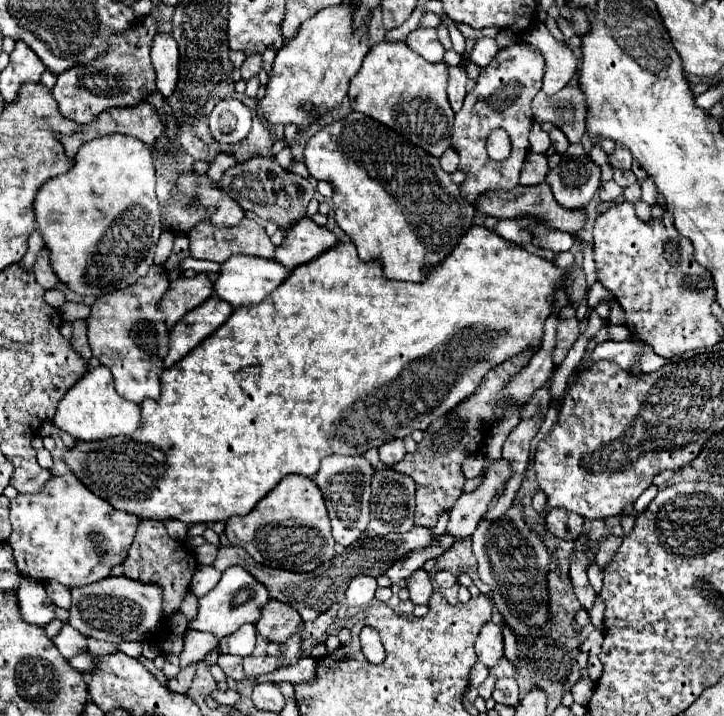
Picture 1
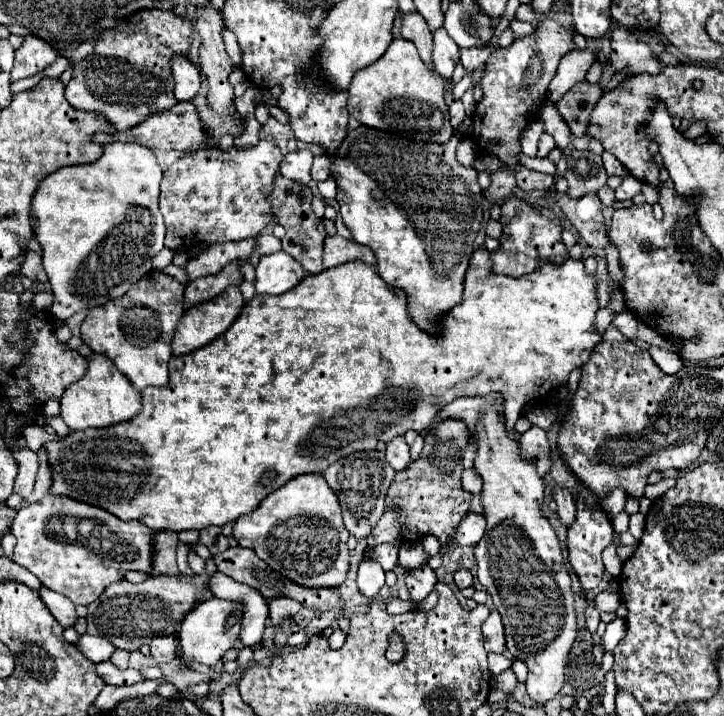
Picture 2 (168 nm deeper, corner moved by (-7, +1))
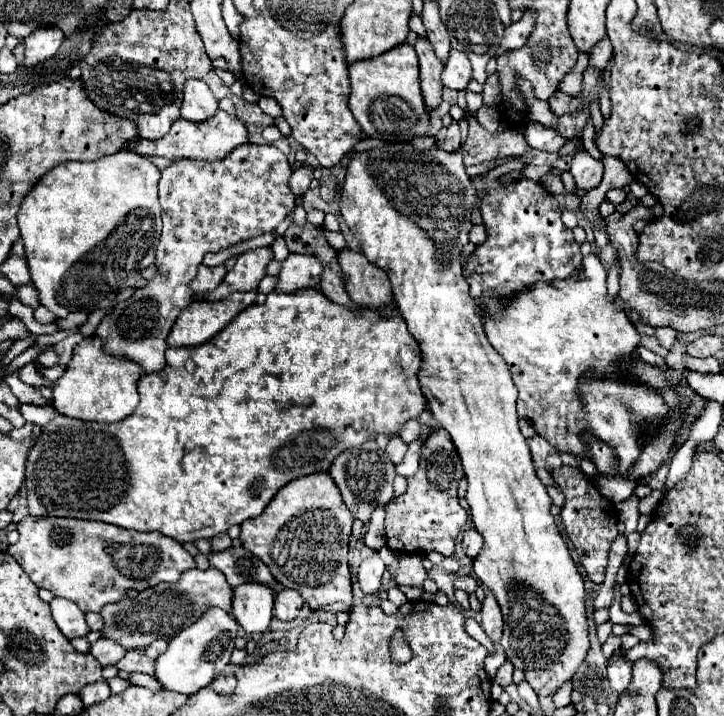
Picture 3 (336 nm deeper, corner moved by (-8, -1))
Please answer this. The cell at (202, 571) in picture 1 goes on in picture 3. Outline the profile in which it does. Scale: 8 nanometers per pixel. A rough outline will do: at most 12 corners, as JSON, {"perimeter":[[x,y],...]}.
{"perimeter":[[234,588],[232,614],[246,634],[270,626],[274,590]]}

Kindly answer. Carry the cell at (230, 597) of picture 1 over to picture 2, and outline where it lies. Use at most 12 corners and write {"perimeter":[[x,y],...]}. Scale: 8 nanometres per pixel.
{"perimeter":[[209,598],[181,624],[185,662],[213,666],[241,630],[241,604]]}

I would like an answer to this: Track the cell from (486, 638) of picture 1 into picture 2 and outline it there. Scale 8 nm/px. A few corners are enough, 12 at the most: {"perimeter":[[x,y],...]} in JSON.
{"perimeter":[[497,610],[483,624],[485,650],[505,652],[505,630]]}

